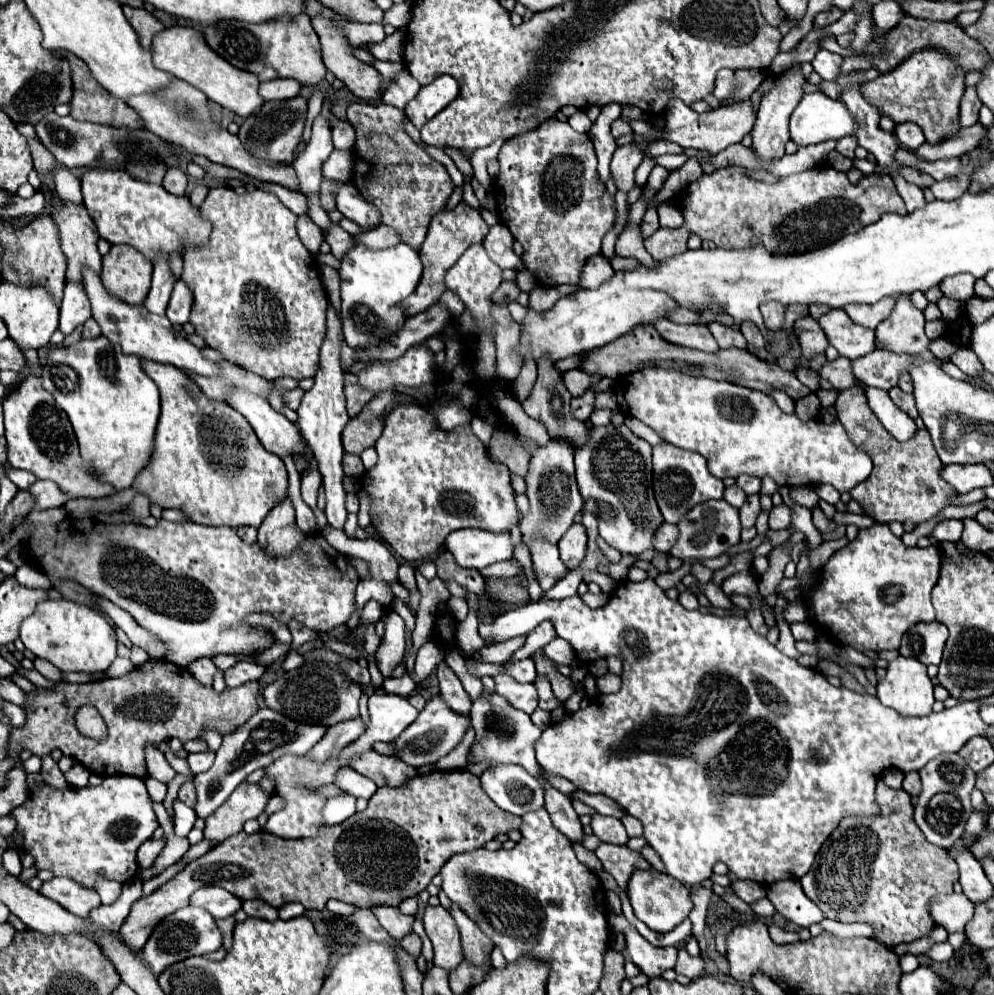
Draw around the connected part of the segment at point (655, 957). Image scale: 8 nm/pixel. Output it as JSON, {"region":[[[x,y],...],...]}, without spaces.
{"region":[[[614,916],[612,918],[612,928],[616,932],[622,932],[626,936],[626,950],[628,950],[628,958],[648,976],[648,978],[656,978],[660,976],[664,970],[674,968],[676,964],[676,954],[678,950],[674,946],[670,948],[658,948],[652,946],[648,940],[644,940],[638,930],[634,930],[634,926],[622,916]]]}

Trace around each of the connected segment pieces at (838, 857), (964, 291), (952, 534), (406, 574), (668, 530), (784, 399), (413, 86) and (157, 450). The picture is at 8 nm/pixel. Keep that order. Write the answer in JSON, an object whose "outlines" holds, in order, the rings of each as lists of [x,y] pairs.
{"outlines":[[[[880,780],[876,800],[882,814],[878,818],[844,818],[822,844],[800,884],[826,918],[870,924],[874,938],[892,948],[930,936],[936,926],[930,918],[930,900],[936,894],[952,892],[958,882],[958,864],[946,850],[926,842],[914,822],[910,794],[892,790]]],[[[958,274],[945,278],[940,283],[940,289],[946,297],[966,301],[973,295],[973,285],[975,282],[976,278],[971,274]]],[[[944,520],[932,532],[934,542],[946,542],[946,540],[956,542],[960,540],[960,536],[962,536],[962,520]]],[[[400,564],[398,568],[398,582],[408,588],[410,592],[416,592],[416,580],[414,580],[414,568],[410,564]]],[[[664,522],[658,528],[658,534],[654,536],[654,548],[660,552],[668,552],[676,544],[676,540],[678,540],[678,528],[674,524]]],[[[774,392],[774,394],[770,394],[770,396],[776,400],[776,404],[778,404],[786,414],[792,414],[792,412],[794,412],[794,400],[792,400],[788,394]]],[[[404,70],[400,76],[396,76],[396,80],[382,94],[382,102],[392,104],[402,110],[418,94],[418,90],[420,90],[420,84]]],[[[142,360],[142,368],[160,390],[162,414],[152,460],[132,482],[134,494],[150,498],[160,508],[180,510],[196,524],[258,528],[266,514],[288,496],[284,462],[264,450],[238,410],[208,400],[182,370],[152,360]]]]}

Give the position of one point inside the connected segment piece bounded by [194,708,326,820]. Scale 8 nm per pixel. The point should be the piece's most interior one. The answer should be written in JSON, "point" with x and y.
{"point":[267,735]}

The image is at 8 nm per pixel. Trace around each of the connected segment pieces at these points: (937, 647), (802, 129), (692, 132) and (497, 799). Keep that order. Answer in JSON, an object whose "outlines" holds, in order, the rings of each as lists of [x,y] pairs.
{"outlines":[[[[920,622],[912,628],[908,628],[902,636],[902,644],[900,644],[900,654],[902,656],[910,656],[910,658],[918,658],[922,664],[940,664],[940,656],[944,650],[948,638],[948,628],[940,622]]],[[[822,92],[804,94],[790,116],[790,140],[796,142],[796,146],[852,136],[856,128],[854,116],[846,110],[846,106]]],[[[670,98],[668,110],[666,110],[666,126],[664,126],[662,136],[658,140],[676,142],[682,148],[698,148],[698,150],[706,150],[710,154],[716,154],[716,152],[724,150],[726,146],[740,142],[752,130],[754,116],[756,114],[752,110],[750,100],[740,102],[736,106],[720,106],[718,110],[698,114],[698,112],[690,110],[680,98]]],[[[494,764],[480,776],[482,790],[502,810],[522,816],[544,806],[544,786],[516,764]]]]}

